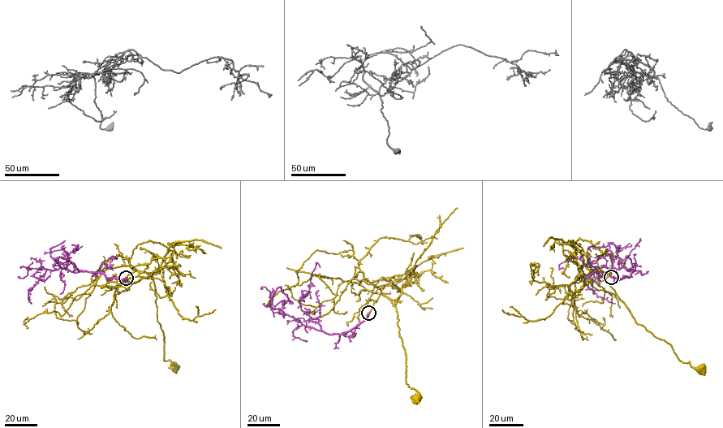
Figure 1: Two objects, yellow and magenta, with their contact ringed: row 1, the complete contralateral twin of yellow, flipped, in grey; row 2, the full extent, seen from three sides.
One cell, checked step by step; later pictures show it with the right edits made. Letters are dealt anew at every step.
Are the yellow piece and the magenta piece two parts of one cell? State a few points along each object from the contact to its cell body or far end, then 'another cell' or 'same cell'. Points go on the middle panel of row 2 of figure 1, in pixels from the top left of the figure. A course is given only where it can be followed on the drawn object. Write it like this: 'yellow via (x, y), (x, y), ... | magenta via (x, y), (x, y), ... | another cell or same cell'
yellow via (368, 313), (380, 294), (387, 296), (396, 308), (399, 335), (406, 355), (406, 383), (417, 391), (416, 399) | magenta via (368, 313), (350, 330), (326, 334), (286, 314), (282, 306), (288, 299), (278, 287), (270, 296), (274, 317) | another cell

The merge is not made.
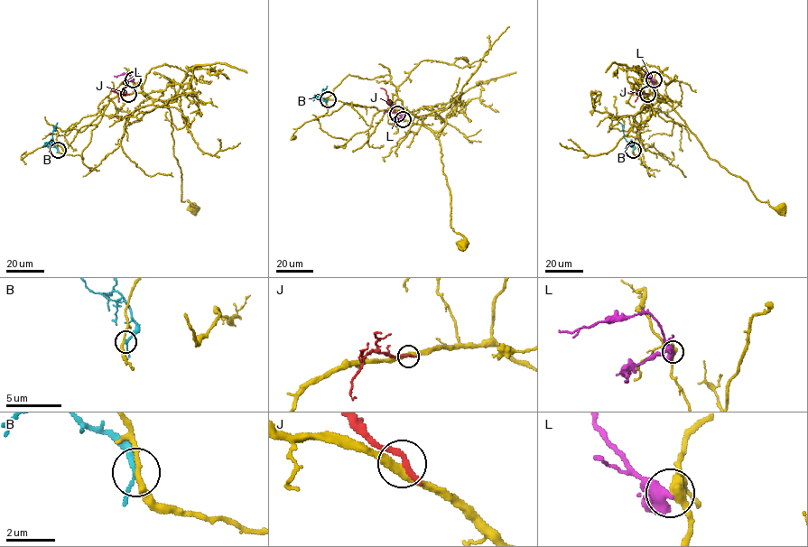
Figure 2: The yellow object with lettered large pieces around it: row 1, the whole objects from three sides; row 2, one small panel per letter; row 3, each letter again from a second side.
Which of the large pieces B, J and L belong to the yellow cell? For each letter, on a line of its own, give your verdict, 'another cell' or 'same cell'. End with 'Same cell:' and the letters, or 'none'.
B: another cell
J: another cell
L: another cell
Same cell: none

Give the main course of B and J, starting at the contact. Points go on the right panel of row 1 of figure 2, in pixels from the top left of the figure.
B: (633, 150), (635, 146), (624, 137), (624, 126), (619, 122)
J: (647, 94), (621, 89)

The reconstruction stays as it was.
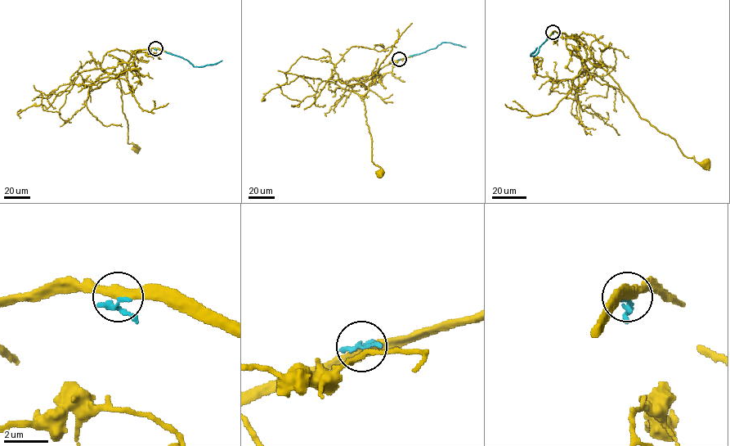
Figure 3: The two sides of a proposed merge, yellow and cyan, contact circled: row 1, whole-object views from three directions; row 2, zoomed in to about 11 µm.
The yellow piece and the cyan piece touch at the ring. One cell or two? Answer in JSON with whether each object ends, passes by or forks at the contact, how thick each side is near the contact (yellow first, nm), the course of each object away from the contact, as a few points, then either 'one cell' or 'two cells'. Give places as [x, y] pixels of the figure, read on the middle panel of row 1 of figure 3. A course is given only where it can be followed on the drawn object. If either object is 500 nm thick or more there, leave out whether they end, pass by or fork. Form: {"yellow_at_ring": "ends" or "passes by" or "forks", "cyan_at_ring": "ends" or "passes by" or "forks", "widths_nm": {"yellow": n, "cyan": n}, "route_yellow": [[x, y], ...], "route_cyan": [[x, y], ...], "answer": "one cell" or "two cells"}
{"yellow_at_ring": "passes by", "cyan_at_ring": "ends", "widths_nm": {"yellow": 420, "cyan": 240}, "route_yellow": [[399, 60], [382, 68], [368, 90], [360, 96], [371, 136], [372, 161], [380, 168], [380, 174]], "route_cyan": [[399, 60], [435, 48], [442, 42], [466, 47]], "answer": "two cells"}

